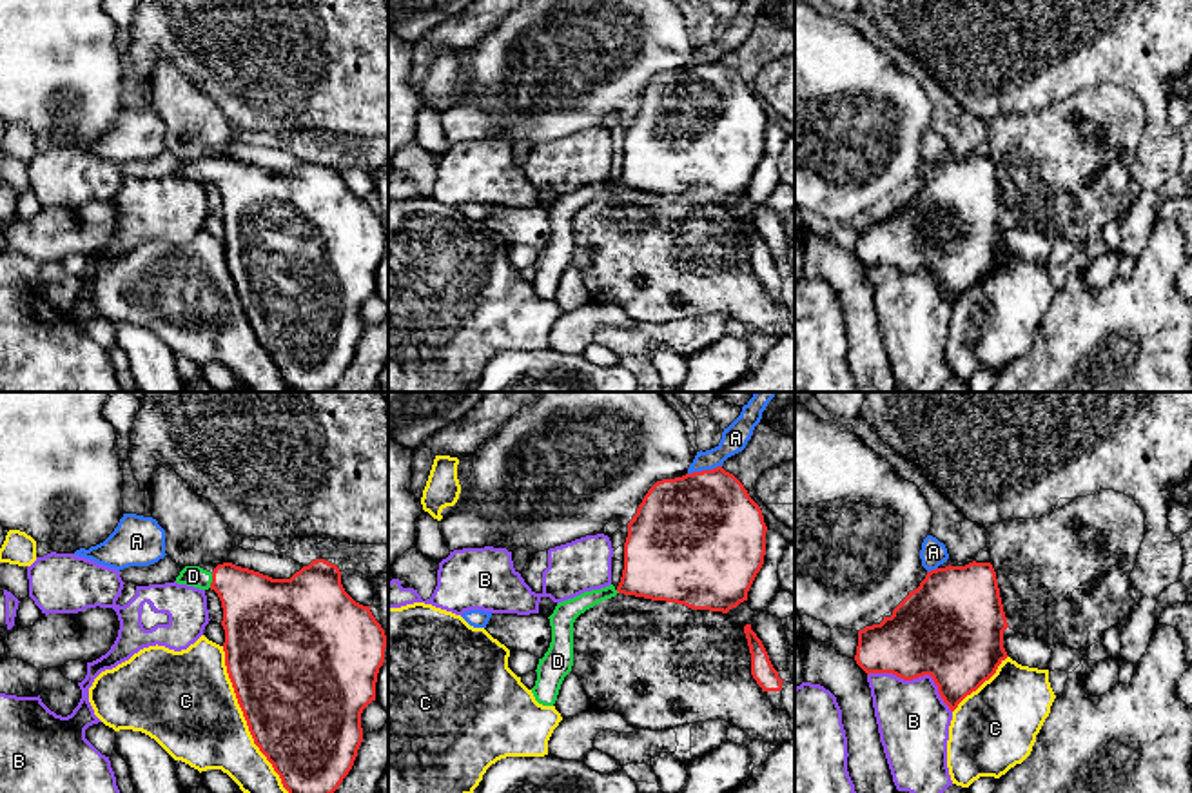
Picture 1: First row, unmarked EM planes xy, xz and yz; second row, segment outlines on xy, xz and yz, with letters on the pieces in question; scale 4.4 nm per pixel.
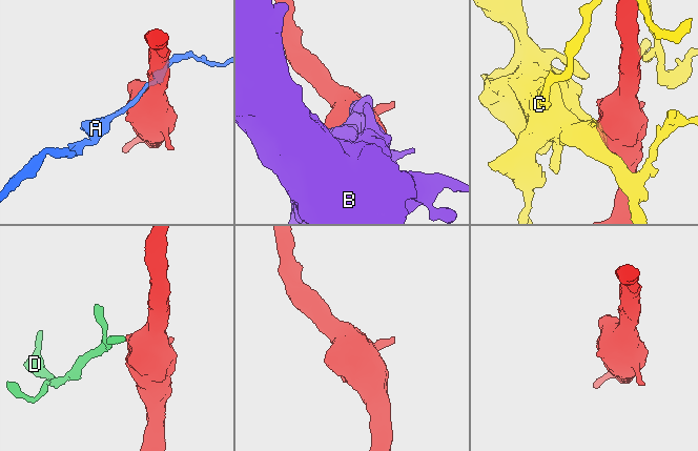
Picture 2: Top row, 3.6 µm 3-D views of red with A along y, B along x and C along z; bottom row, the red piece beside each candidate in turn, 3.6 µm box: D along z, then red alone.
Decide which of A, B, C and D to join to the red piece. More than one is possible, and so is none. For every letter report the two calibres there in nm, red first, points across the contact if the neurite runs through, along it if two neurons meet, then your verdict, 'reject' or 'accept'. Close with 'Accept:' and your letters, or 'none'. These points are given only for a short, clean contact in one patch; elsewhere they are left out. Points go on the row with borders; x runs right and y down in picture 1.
A: 480 nm thick on the red side, 120 nm on the other; reject
B: 440 nm thick on the red side, 320 nm on the other; reject
C: 500 nm thick on the red side, 420 nm on the other; reject
D: 320 nm thick on the red side, 100 nm on the other; runs through xy (260, 612), (229, 581), (213, 581), (193, 576); accept
Accept: D

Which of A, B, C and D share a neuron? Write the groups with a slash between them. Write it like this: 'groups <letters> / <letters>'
groups A / B / C / D

